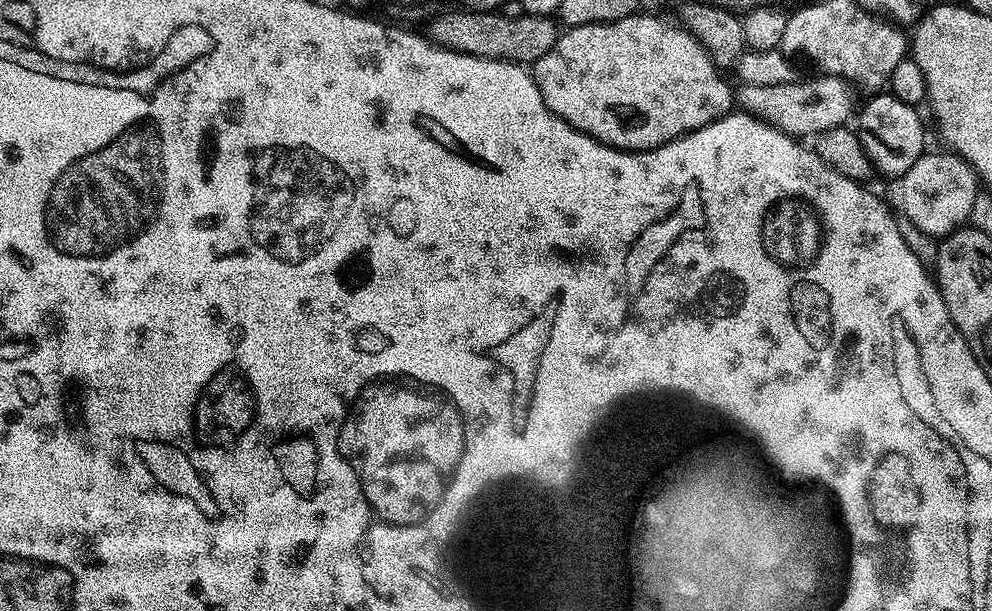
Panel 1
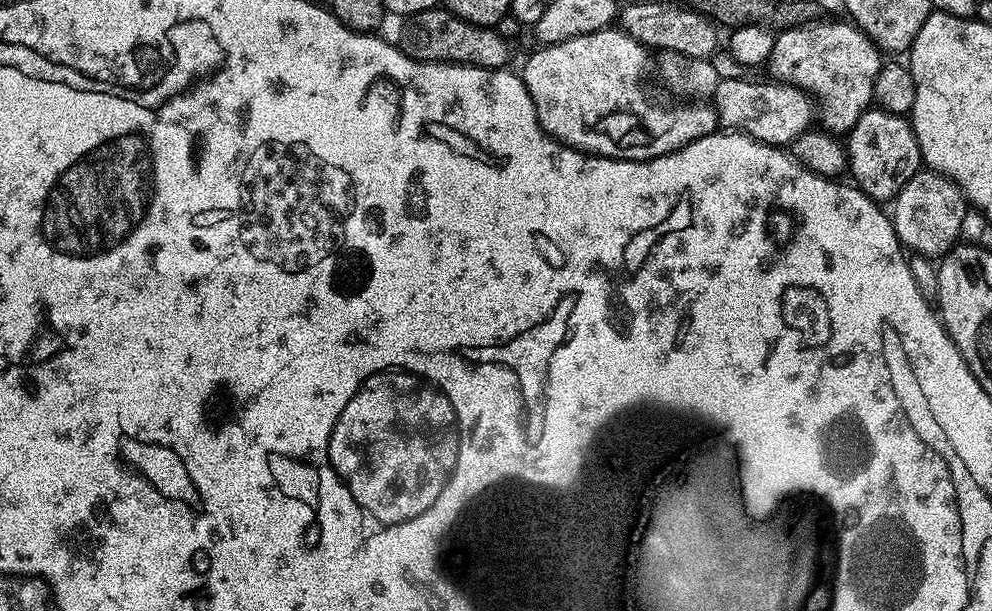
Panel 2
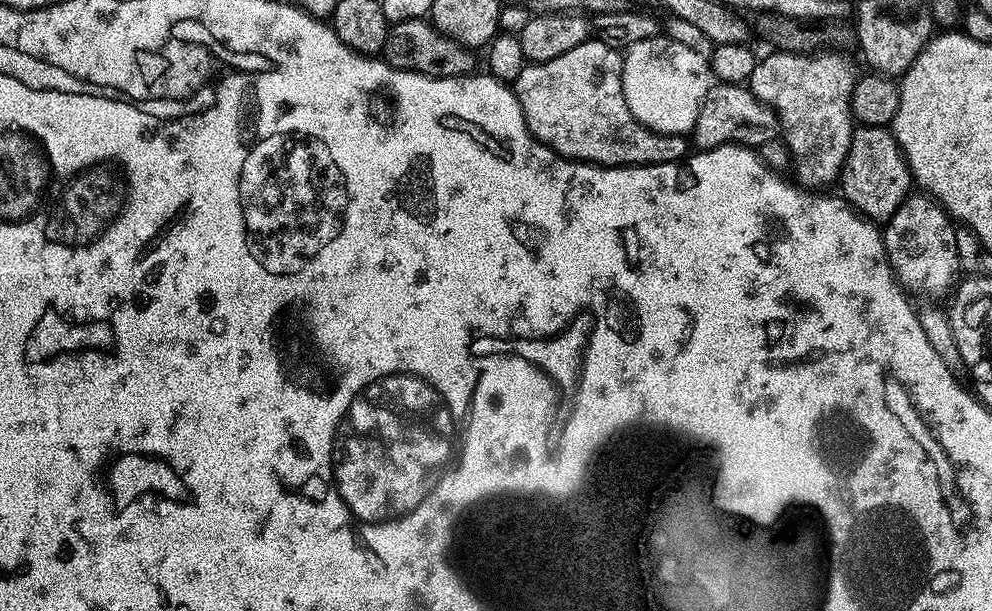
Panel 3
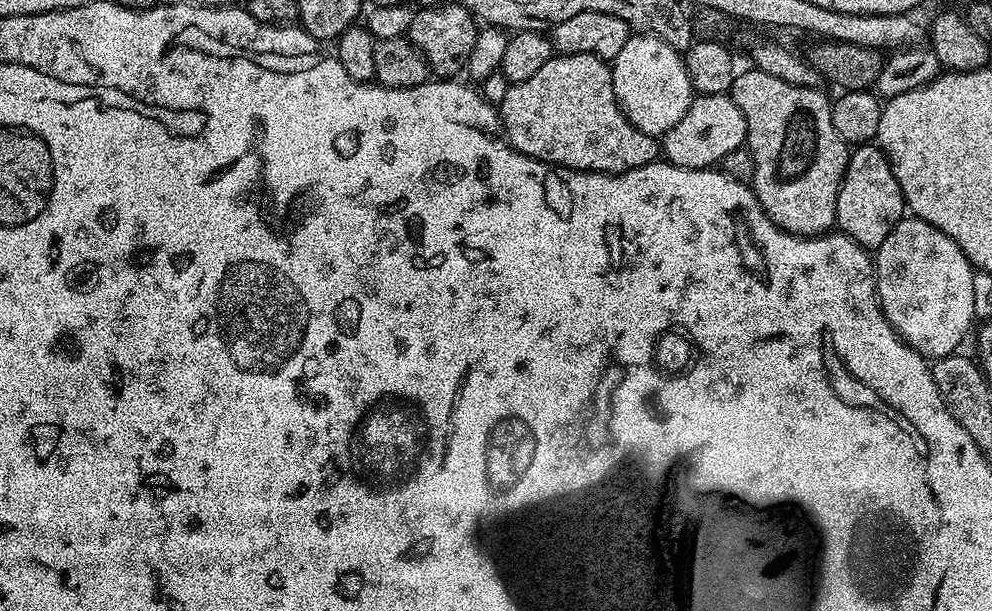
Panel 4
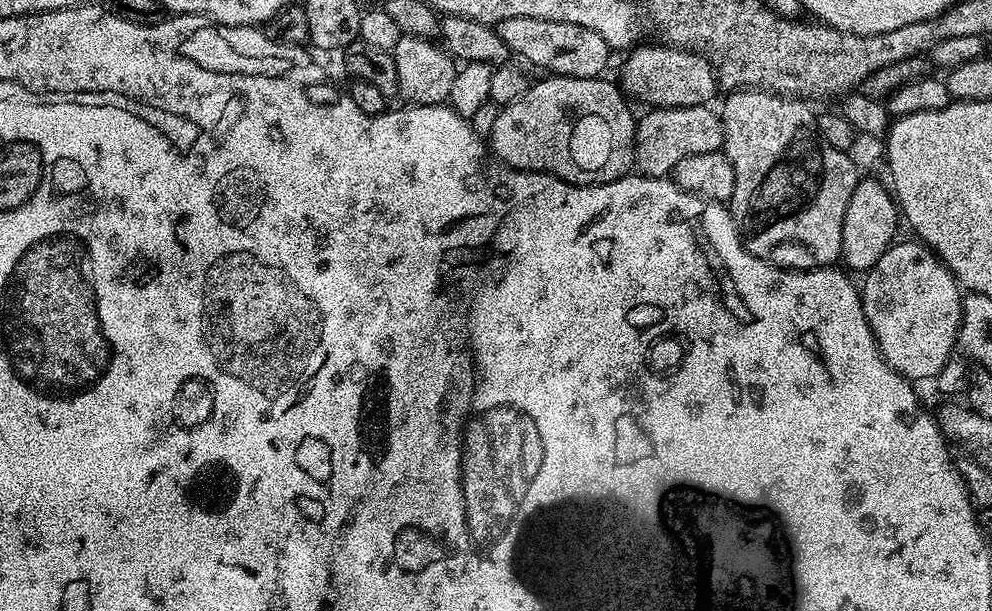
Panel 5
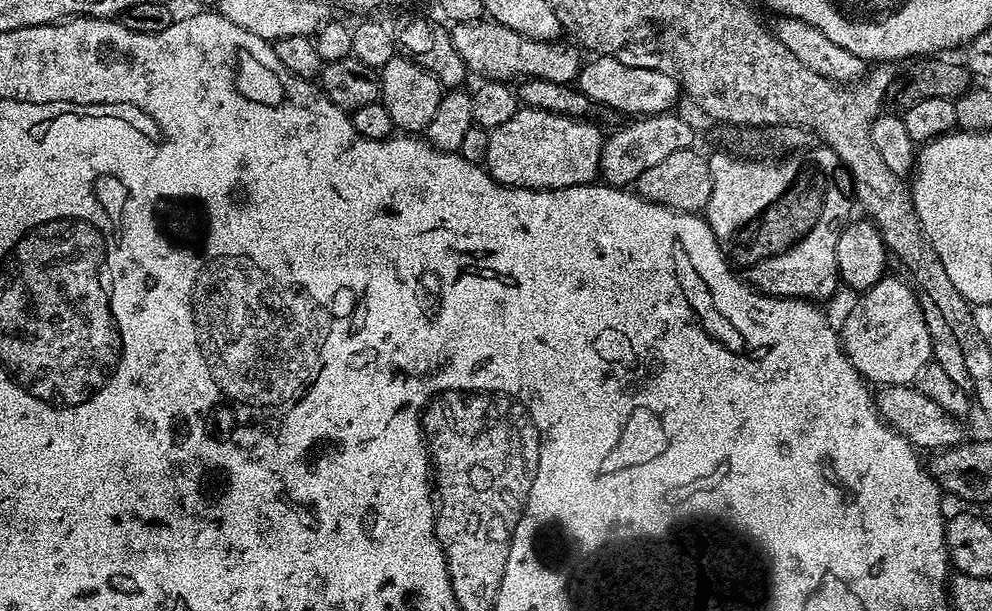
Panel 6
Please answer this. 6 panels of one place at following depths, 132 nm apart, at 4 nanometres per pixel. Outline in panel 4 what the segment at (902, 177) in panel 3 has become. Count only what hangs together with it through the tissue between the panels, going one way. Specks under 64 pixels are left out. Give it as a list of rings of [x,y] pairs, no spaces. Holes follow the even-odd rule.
[[[875,143],[853,147],[848,158],[848,169],[838,190],[836,228],[864,248],[875,250],[886,242],[886,234],[890,234],[893,226],[905,216],[904,195],[883,148]]]

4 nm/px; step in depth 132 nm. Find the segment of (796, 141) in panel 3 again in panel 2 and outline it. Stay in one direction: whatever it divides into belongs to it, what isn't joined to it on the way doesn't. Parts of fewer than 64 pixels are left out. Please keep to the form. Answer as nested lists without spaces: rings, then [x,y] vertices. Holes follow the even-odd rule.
[[[809,22],[779,33],[774,42],[774,50],[766,65],[772,71],[771,79],[782,84],[793,84],[802,88],[814,101],[814,116],[819,127],[831,134],[847,134],[852,131],[860,115],[869,111],[873,103],[874,78],[882,63],[882,53],[861,28],[851,22],[845,24],[820,24]]]

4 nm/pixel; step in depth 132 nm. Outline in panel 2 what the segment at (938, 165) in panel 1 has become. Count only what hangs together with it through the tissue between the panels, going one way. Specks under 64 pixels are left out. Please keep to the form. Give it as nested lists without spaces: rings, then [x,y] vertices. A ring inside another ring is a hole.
[[[931,170],[916,172],[914,178],[902,186],[894,207],[896,209],[891,209],[890,219],[901,245],[909,253],[929,258],[942,258],[956,247],[961,239],[962,214],[970,211],[970,205],[964,199],[964,191],[941,172]]]

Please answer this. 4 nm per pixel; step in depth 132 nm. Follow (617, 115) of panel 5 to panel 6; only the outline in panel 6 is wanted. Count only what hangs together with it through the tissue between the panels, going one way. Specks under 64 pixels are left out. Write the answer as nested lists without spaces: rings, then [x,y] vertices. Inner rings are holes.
[[[521,107],[502,126],[491,129],[488,137],[490,147],[486,149],[484,164],[486,171],[499,184],[511,188],[569,188],[579,184],[591,184],[600,174],[600,155],[606,139],[605,133],[600,133],[596,124],[591,124],[588,118],[573,118],[547,112],[541,108]]]

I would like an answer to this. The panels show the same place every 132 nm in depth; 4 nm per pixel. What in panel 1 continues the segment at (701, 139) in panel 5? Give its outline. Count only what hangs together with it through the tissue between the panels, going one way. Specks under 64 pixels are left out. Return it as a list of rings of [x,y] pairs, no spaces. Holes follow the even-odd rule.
[[[820,74],[817,77],[817,80],[798,78],[787,84],[770,87],[741,83],[740,88],[735,89],[734,100],[743,111],[759,117],[767,124],[773,124],[785,136],[815,138],[826,130],[847,125],[851,116],[853,119],[854,109],[857,107],[856,100],[852,97],[853,85],[845,77],[827,74]]]

